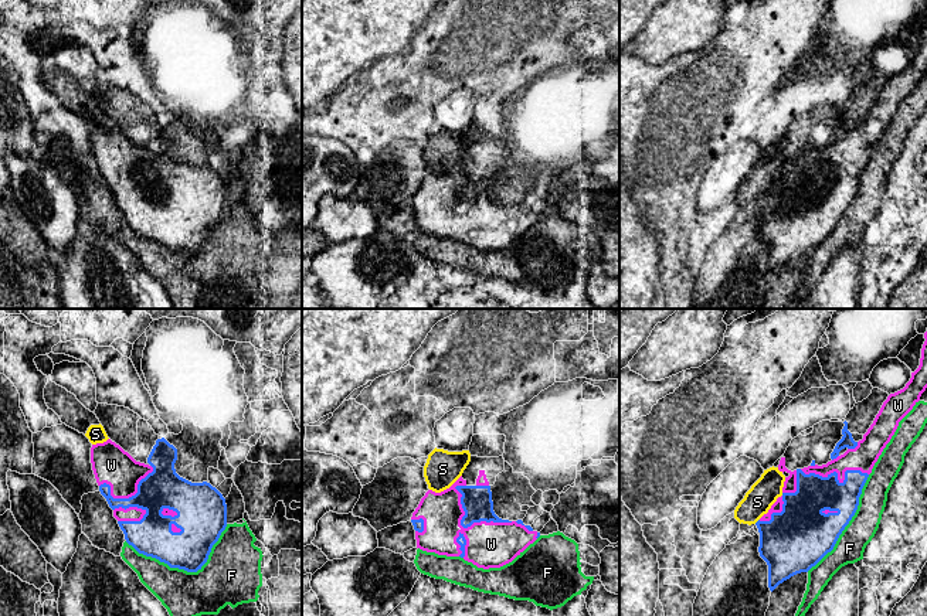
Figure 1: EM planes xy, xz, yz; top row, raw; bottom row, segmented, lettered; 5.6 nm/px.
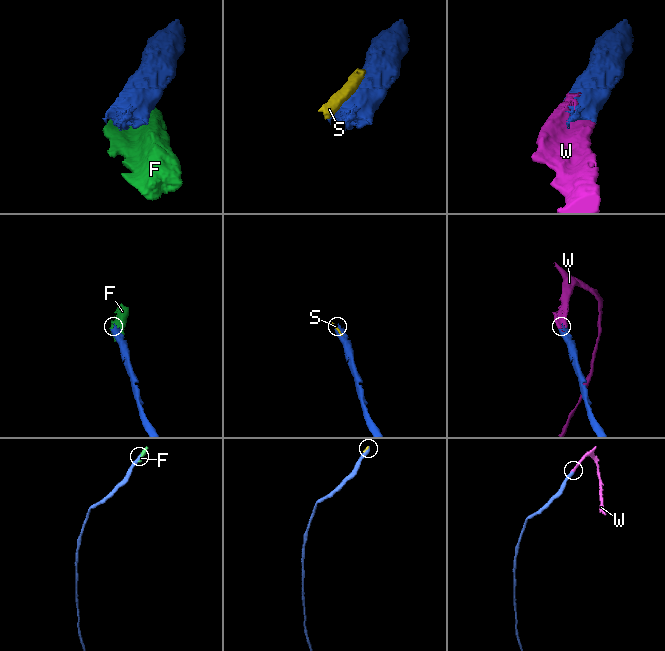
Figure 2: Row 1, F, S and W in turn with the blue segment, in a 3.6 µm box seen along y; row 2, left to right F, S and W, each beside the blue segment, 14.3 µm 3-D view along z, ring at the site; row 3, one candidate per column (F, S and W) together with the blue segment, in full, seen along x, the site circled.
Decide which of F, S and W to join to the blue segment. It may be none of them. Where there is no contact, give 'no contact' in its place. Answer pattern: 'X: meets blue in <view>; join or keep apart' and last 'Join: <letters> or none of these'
F: meets blue in xy; keep apart
S: meets blue in yz; keep apart
W: meets blue in xz; join
Join: W

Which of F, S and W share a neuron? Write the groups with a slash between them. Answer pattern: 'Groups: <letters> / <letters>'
Groups: F / S / W

